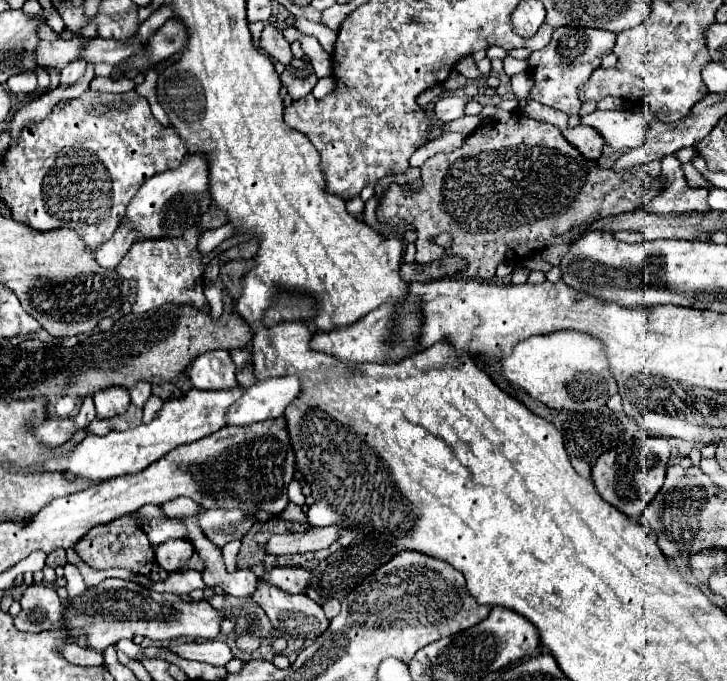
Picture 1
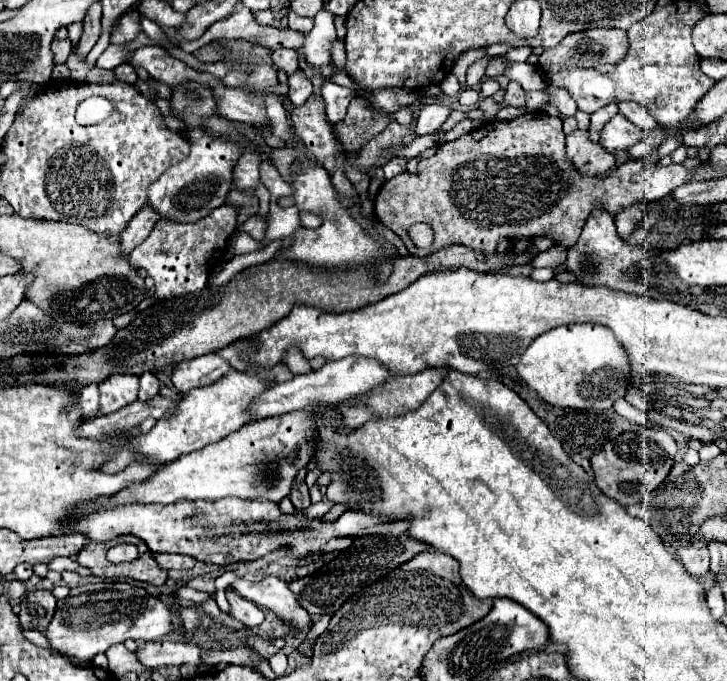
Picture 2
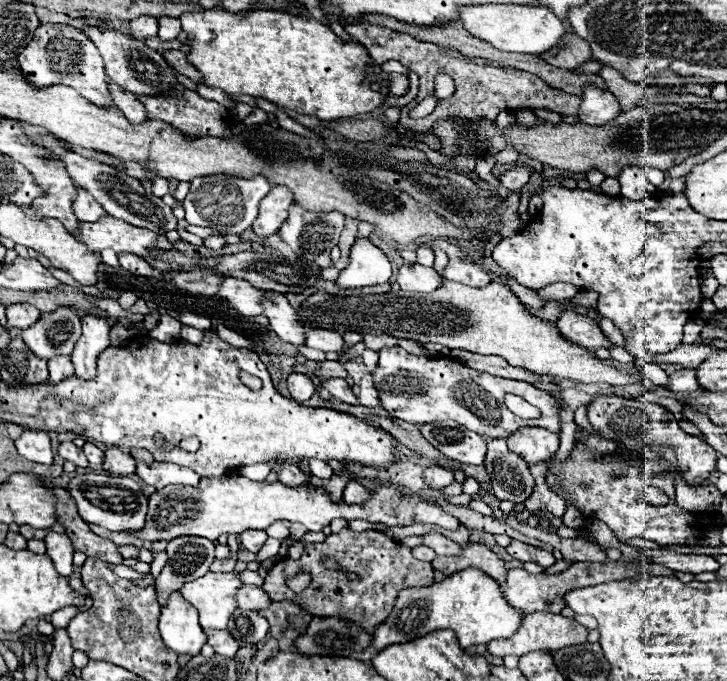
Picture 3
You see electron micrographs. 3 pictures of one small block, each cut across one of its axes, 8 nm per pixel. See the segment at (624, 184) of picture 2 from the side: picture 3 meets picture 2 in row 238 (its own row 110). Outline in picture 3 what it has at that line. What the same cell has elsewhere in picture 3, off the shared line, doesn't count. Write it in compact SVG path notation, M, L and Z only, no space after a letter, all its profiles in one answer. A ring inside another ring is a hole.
M346 24L344 30L356 38L360 44L364 44L372 56L374 62L386 62L386 60L398 60L402 66L414 70L420 76L420 88L418 88L418 96L406 104L400 112L400 124L404 128L410 128L414 132L430 132L430 126L434 126L434 122L438 120L446 120L446 118L466 118L466 120L476 120L476 118L486 118L486 120L496 120L500 110L536 110L536 108L550 108L552 112L558 114L578 114L578 104L580 98L554 90L550 86L546 86L546 82L542 82L538 76L534 74L526 74L522 70L514 70L514 68L506 68L506 66L498 66L496 62L486 62L482 58L464 58L462 54L454 52L454 50L446 50L428 42L420 42L408 34L400 34L394 32L390 28L384 26L374 26L374 24ZM438 72L450 74L456 82L456 92L446 98L446 100L438 100L438 106L432 114L428 114L426 118L412 118L410 110L414 106L418 106L424 98L434 96L434 76Z

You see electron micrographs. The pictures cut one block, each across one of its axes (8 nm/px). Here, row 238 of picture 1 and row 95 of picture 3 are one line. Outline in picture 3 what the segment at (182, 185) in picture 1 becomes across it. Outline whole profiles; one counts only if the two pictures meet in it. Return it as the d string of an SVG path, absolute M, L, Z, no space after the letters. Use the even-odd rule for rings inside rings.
M84 26L82 32L98 46L102 58L104 58L104 68L110 80L114 80L118 86L122 86L128 92L134 92L138 96L156 96L156 94L170 94L170 90L176 84L176 78L170 70L170 66L164 62L164 58L148 48L142 40L134 40L128 34L116 32L106 26Z

